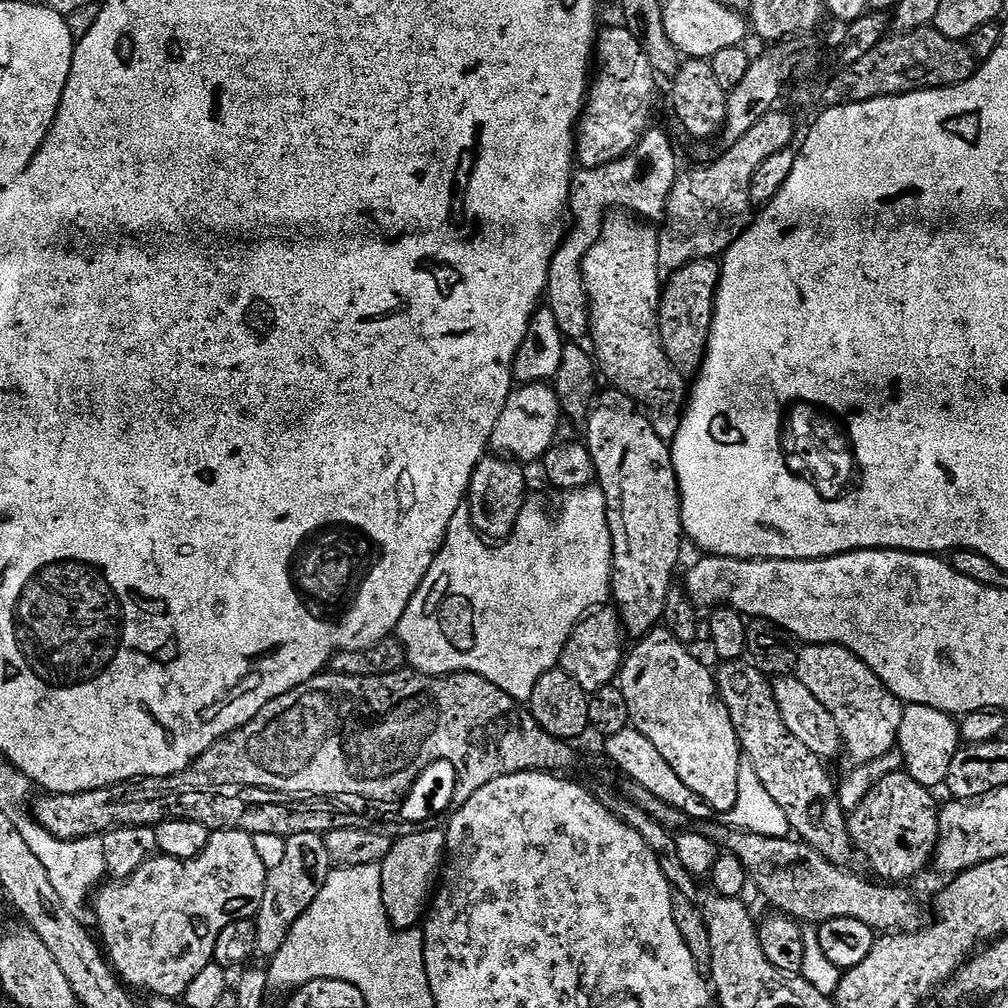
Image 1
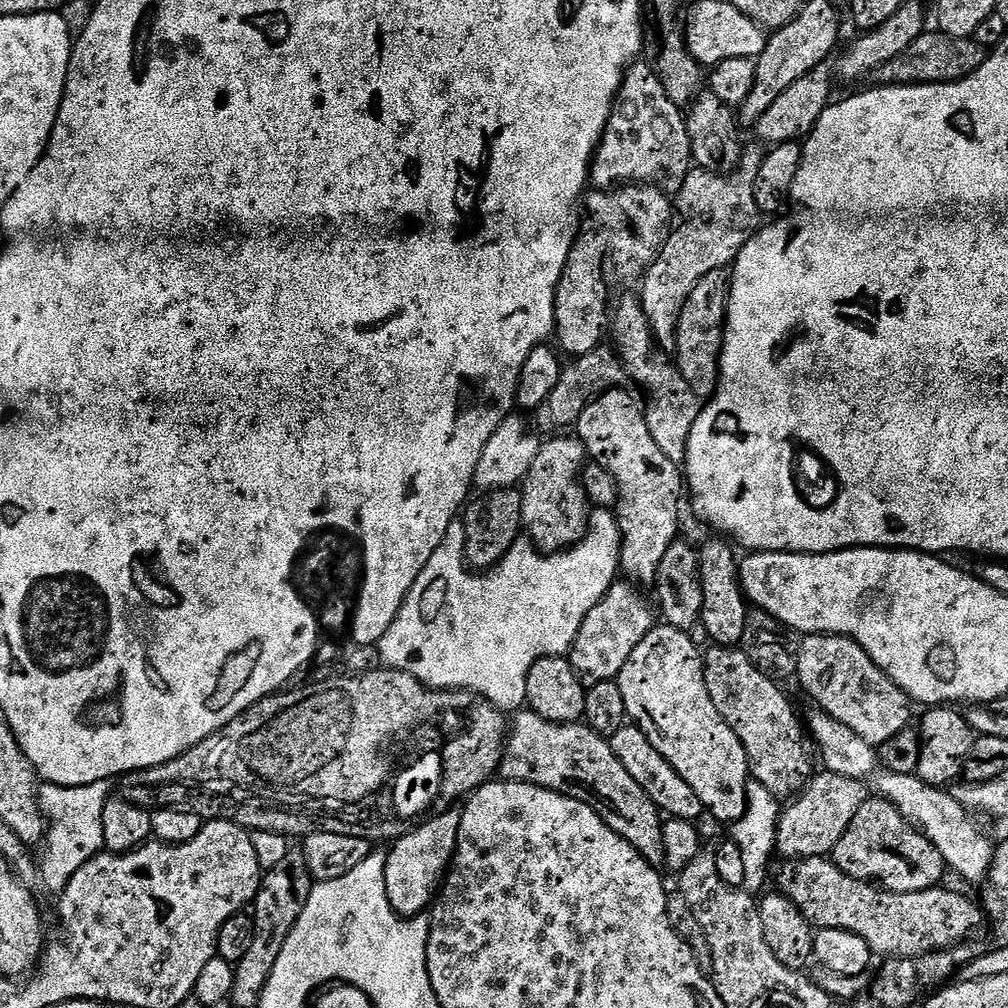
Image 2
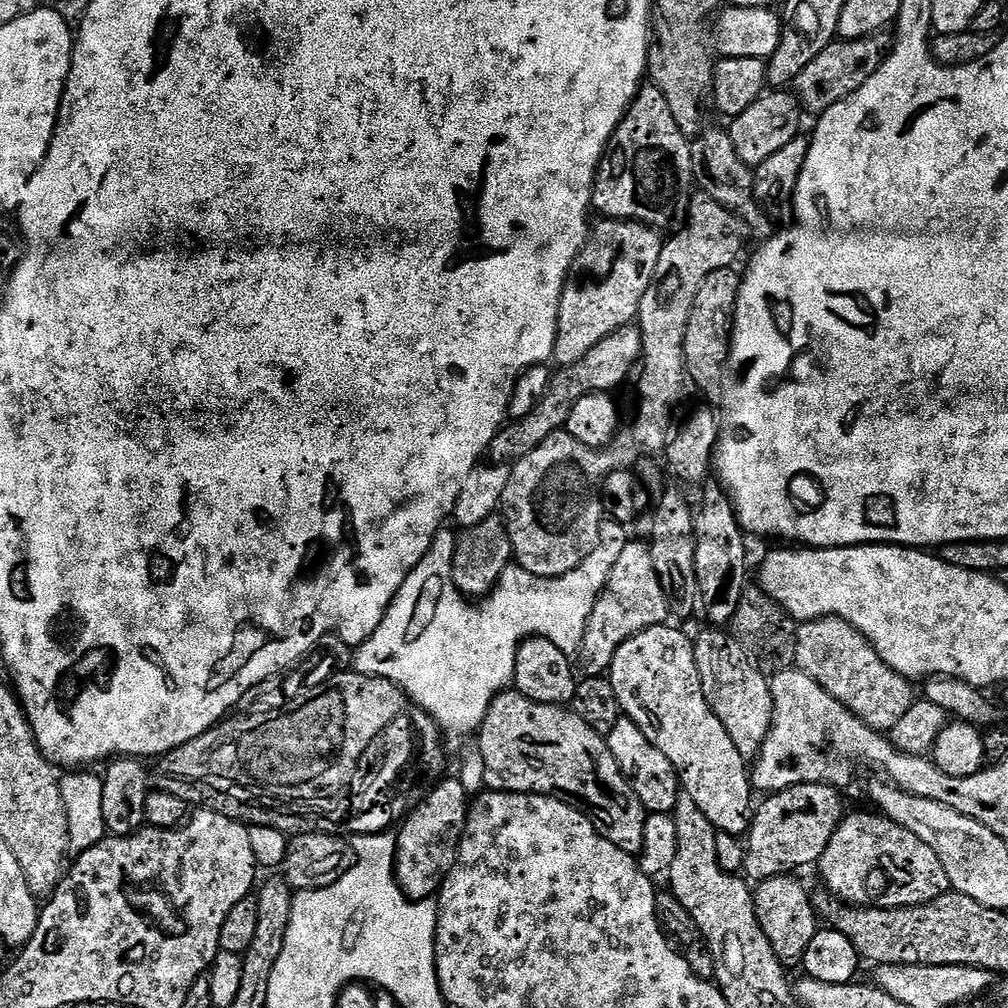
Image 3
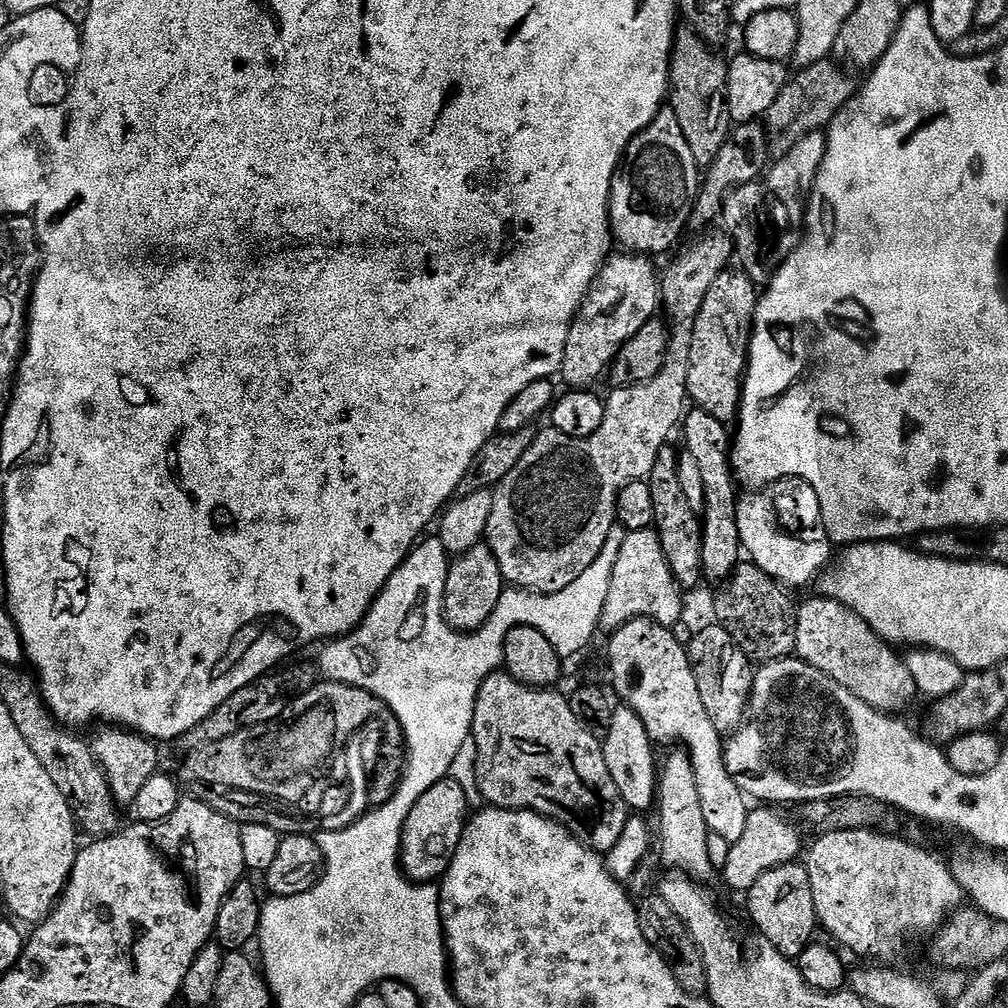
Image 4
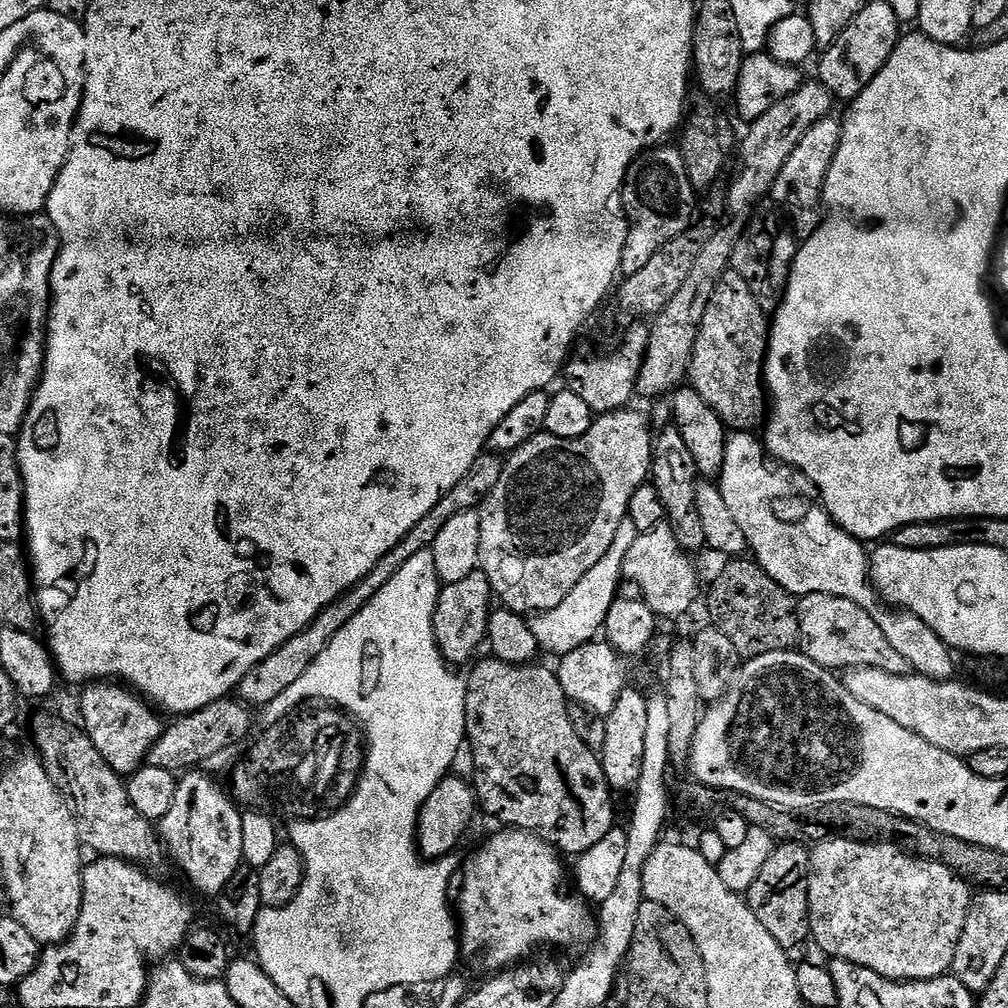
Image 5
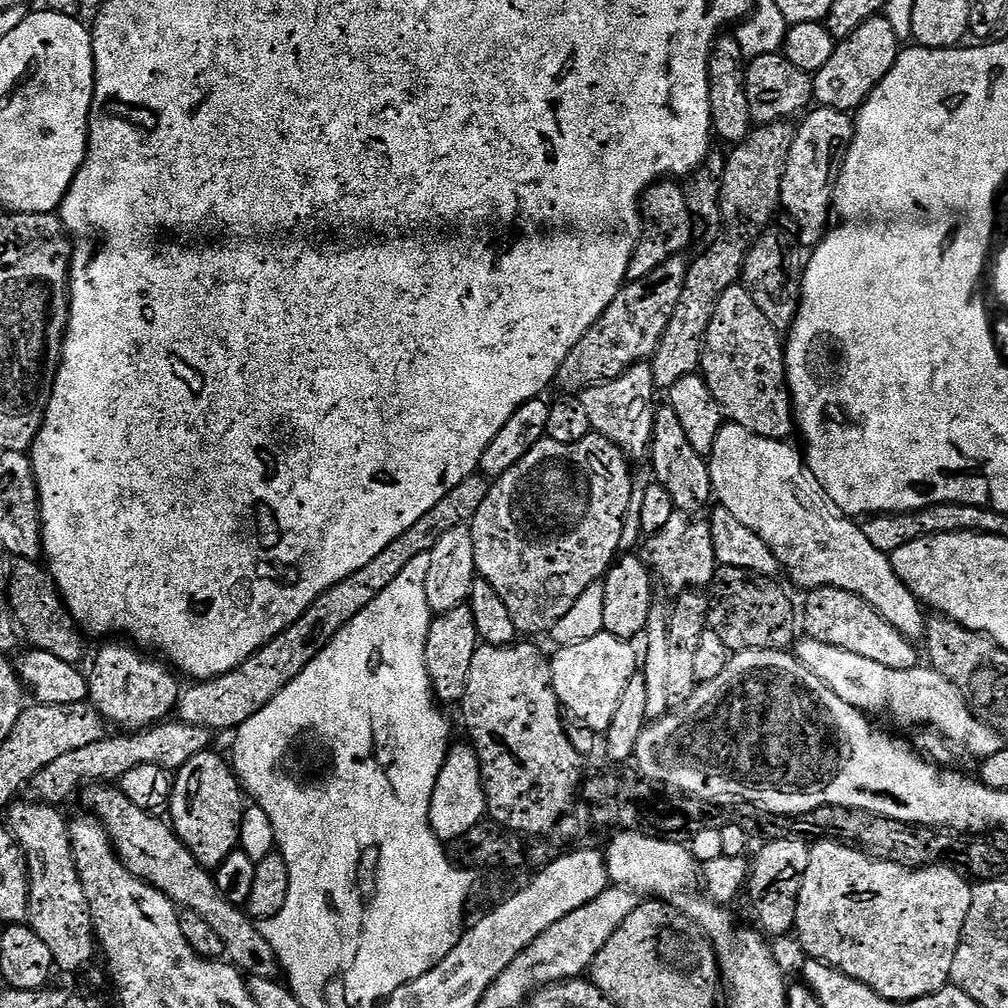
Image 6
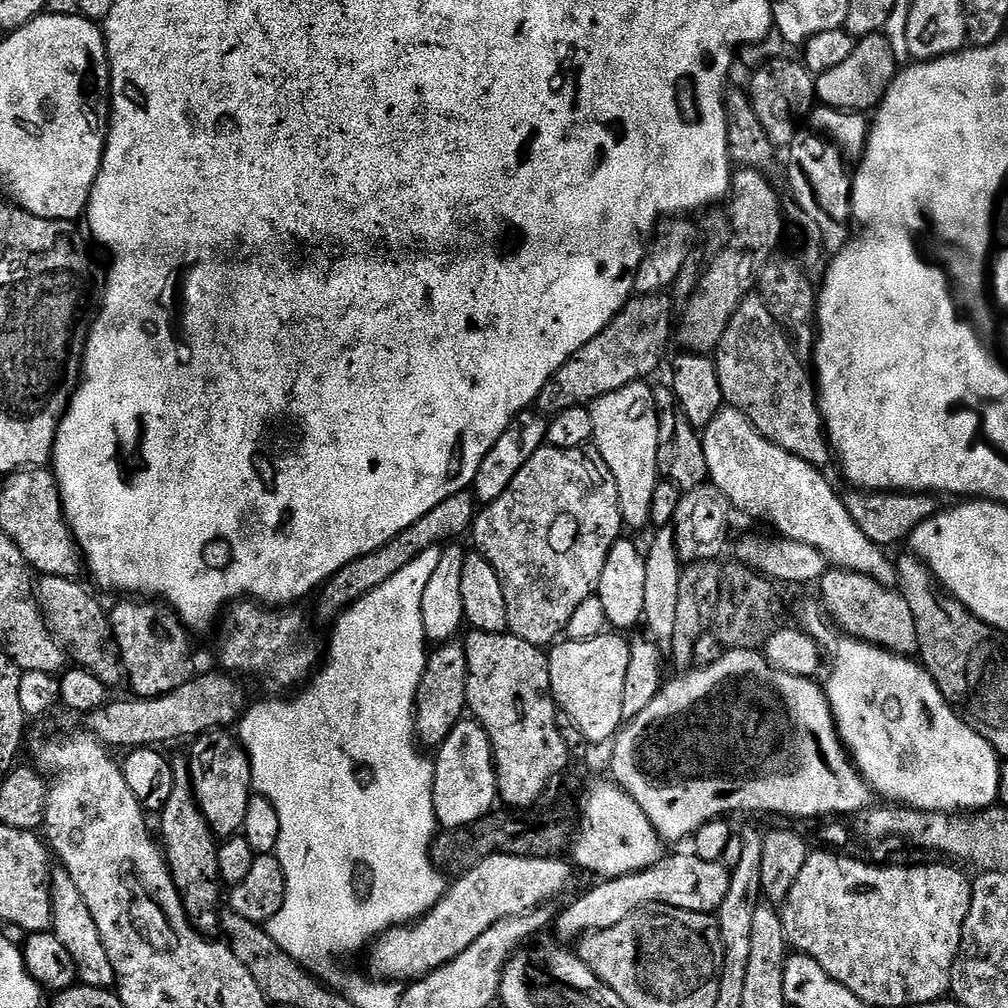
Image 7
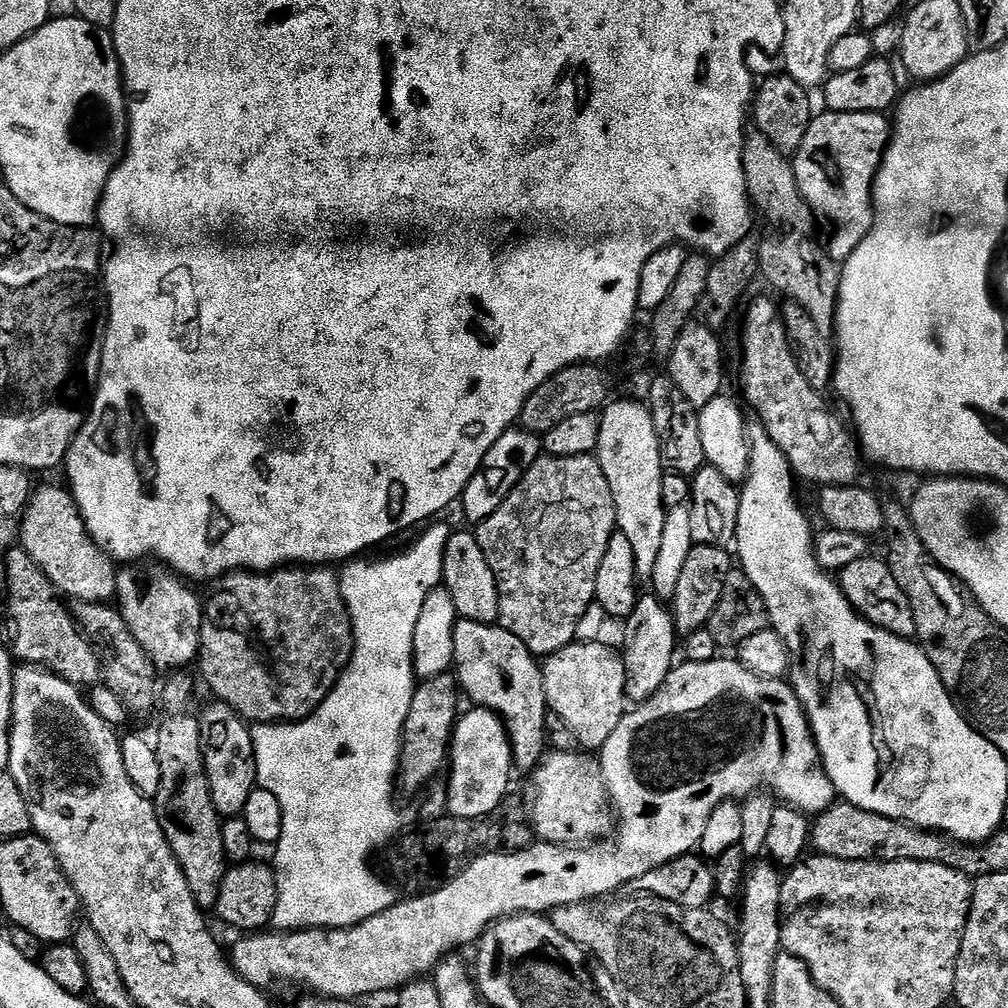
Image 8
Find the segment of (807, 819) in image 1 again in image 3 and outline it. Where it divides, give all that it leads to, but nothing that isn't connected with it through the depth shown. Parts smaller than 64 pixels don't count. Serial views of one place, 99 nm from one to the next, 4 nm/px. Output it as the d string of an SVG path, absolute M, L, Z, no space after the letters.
M724 630L708 631L712 632L704 632L700 637L697 635L694 640L704 697L722 726L726 726L730 738L734 738L734 746L738 746L745 761L755 761L772 729L774 702L769 677L757 668L735 636Z

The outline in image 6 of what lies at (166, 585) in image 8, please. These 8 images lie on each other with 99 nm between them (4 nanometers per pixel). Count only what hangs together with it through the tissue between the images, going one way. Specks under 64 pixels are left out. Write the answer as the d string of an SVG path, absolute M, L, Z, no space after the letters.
M131 643L105 644L108 645L97 654L92 664L92 672L87 673L88 700L109 725L117 724L120 727L117 729L128 734L140 733L167 721L177 711L182 691L182 684L175 680L173 669L163 659Z

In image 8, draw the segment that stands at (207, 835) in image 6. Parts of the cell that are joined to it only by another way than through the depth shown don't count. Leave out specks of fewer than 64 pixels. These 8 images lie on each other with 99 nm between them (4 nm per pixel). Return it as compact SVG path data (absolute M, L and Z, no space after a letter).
M211 703L199 713L202 758L216 812L221 818L231 818L243 813L246 798L257 787L252 728L228 704Z

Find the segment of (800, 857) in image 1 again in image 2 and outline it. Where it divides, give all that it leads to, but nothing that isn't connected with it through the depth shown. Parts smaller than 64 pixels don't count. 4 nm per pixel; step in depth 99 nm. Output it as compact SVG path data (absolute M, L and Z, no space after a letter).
M811 856L801 860L788 858L783 863L776 872L775 891L794 901L813 929L850 930L862 937L866 946L870 946L870 950L877 957L919 958L927 952L943 952L945 948L965 943L971 937L968 935L986 920L985 913L977 901L975 904L970 897L963 896L960 892L951 892L950 889L944 888L945 886L917 892L890 892L883 886L846 874L835 862L822 856Z

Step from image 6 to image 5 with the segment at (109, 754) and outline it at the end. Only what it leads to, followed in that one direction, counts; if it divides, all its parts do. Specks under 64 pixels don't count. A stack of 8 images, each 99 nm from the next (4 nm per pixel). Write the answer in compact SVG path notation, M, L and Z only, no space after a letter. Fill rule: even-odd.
M224 697L200 711L185 713L165 727L148 752L147 763L177 774L202 766L204 762L249 739L252 728L251 709L239 699ZM233 699L233 700L232 700ZM248 736L248 737L247 737Z

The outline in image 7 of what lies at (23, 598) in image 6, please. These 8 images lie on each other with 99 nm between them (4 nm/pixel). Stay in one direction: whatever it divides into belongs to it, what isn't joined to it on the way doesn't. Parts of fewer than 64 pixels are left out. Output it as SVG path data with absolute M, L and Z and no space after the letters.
M40 576L38 580L38 599L44 624L58 647L64 649L67 659L75 667L85 668L94 678L106 686L121 683L122 665L120 649L112 638L112 625L108 622L108 612L92 597L91 587L83 588L75 579L67 580L61 576Z

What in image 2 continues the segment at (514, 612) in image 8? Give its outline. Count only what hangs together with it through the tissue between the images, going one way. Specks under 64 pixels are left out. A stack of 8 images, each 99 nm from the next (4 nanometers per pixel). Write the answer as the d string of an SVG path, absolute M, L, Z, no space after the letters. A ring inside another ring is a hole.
M743 149L735 172L717 174L705 168L693 167L686 182L674 196L672 233L656 261L643 273L644 293L638 296L653 337L661 349L671 349L676 343L678 314L684 299L710 270L728 268L735 264L742 246L762 227L762 213L754 202L754 182L764 161L765 149ZM548 438L541 443L534 466L530 466L522 481L523 531L545 554L562 552L577 544L588 531L590 515L590 501L580 481L580 469L586 463L584 445L576 438L552 439L556 438Z

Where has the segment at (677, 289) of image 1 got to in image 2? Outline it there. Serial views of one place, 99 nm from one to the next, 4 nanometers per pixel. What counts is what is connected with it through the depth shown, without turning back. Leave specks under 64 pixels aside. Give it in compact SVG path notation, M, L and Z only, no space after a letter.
M728 268L710 270L692 290L690 290L682 312L678 314L674 363L686 378L690 390L701 398L715 393L720 382L720 351L724 349L724 326L728 319L728 295L732 289L732 277Z

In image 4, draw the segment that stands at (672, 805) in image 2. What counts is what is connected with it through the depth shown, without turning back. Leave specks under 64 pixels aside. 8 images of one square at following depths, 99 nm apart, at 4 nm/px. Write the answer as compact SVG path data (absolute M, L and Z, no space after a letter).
M618 706L614 710L610 730L602 738L602 743L606 766L610 769L610 778L614 778L614 786L618 786L618 794L622 794L626 806L633 813L647 813L647 808L657 803L658 756L656 760L657 749L642 718L638 718L638 714L634 714L632 708Z

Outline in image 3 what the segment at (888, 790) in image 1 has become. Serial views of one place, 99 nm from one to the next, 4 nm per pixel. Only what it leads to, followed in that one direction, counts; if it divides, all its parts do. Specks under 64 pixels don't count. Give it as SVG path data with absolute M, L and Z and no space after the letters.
M871 811L856 812L853 816L851 813L840 821L834 838L830 838L830 846L826 846L818 862L820 876L824 879L823 887L835 899L860 906L865 903L864 883L876 871L884 872L888 889L881 894L879 903L885 908L913 908L916 904L930 904L949 891L946 870L938 854L934 854L922 838L910 834L910 830L898 826L889 816Z

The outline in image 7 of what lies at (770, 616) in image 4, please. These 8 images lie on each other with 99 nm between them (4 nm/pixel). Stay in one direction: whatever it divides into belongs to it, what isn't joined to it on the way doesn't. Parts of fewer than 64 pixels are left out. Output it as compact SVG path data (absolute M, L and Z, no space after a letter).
M739 562L724 564L721 574L721 593L718 594L717 612L714 614L711 635L718 638L718 642L728 650L760 650L767 644L768 639L782 627L780 615L784 612L784 604L776 593L777 585L766 576L761 576L752 568Z

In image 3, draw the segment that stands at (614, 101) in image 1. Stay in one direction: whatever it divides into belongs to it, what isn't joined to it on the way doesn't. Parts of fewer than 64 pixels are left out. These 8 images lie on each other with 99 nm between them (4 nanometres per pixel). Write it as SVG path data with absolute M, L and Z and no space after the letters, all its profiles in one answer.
M650 82L645 83L632 100L622 122L614 130L612 139L608 141L608 151L600 161L596 184L592 188L592 208L600 211L601 217L610 220L636 220L639 224L664 230L679 212L681 215L682 209L693 195L692 188L694 192L692 146L689 137L684 136L678 122L674 122L674 114L670 114L670 106L666 106L662 90L658 90Z

